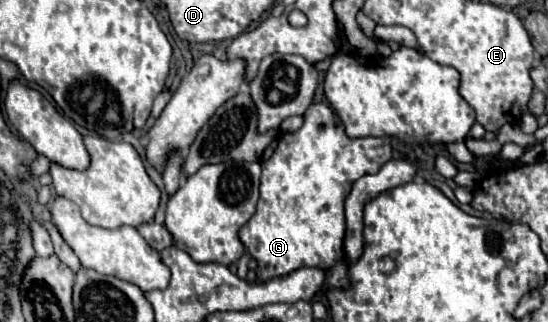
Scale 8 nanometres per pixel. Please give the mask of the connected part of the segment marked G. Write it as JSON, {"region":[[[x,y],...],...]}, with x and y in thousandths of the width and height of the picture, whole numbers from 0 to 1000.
{"region":[[[597,320],[568,326],[542,407],[513,413],[473,494],[480,537],[469,655],[436,717],[447,773],[469,804],[473,873],[531,835],[619,811],[626,624],[655,550],[688,537],[710,494],[714,425],[637,432]]]}

